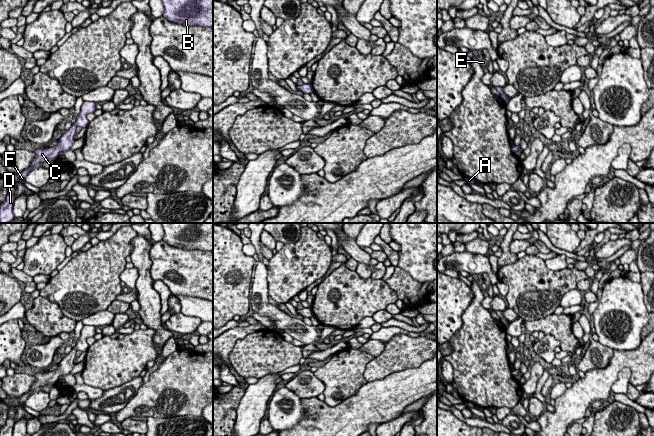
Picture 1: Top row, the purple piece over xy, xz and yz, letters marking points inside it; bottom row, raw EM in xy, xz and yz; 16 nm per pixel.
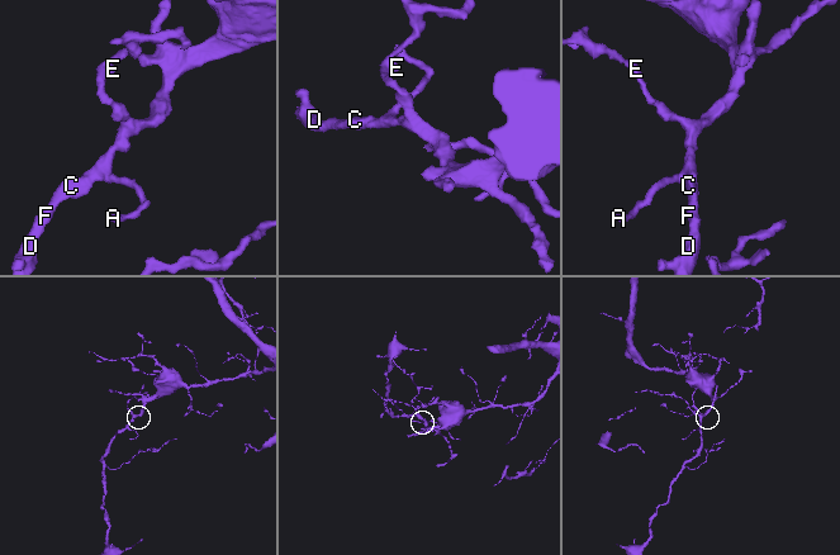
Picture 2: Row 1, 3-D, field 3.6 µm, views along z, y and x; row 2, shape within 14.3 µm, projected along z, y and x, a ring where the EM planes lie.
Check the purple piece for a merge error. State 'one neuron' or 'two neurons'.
one neuron

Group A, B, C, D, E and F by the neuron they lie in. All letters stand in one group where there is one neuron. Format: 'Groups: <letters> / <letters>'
Groups: A B C D E F

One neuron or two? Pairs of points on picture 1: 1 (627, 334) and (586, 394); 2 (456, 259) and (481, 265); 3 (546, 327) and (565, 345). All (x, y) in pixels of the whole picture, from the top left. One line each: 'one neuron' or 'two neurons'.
1: two neurons
2: one neuron
3: one neuron

